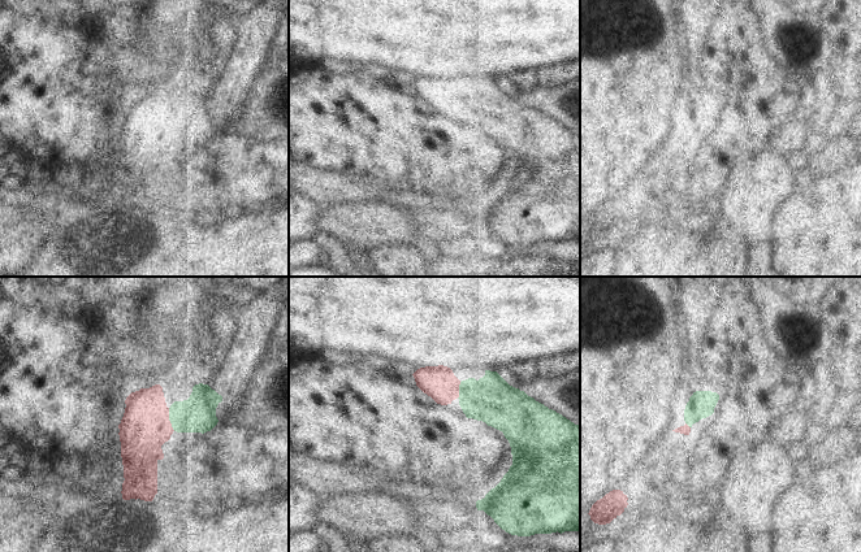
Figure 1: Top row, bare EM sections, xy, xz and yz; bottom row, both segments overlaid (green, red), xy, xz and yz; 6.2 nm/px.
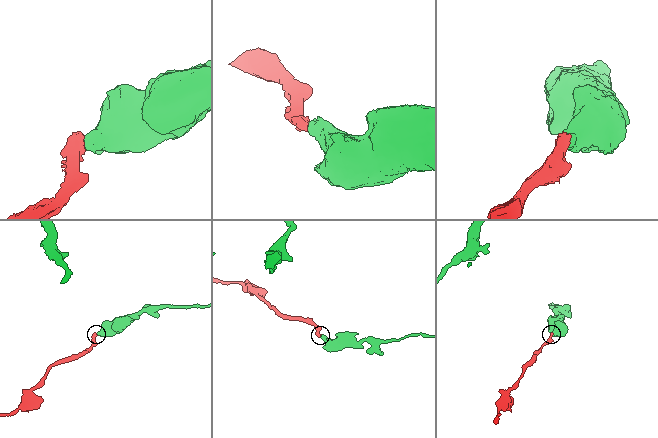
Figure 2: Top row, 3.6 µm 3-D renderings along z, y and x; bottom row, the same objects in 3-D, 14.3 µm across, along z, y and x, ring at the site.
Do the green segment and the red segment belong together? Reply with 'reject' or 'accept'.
accept

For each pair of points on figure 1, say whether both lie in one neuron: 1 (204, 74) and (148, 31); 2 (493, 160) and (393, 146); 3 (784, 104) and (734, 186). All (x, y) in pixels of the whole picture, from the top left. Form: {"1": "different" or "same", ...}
{"1": "different", "2": "same", "3": "different"}

